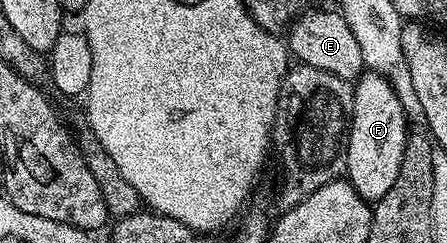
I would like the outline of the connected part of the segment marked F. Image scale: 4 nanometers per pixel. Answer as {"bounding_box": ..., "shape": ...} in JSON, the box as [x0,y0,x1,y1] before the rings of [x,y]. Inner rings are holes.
{"bounding_box":[346,71,409,203],"shape":[[[367,71],[354,82],[355,98],[351,130],[347,133],[346,180],[368,203],[380,201],[393,187],[393,179],[401,171],[401,159],[407,146],[409,122],[397,91],[382,73]]]}

